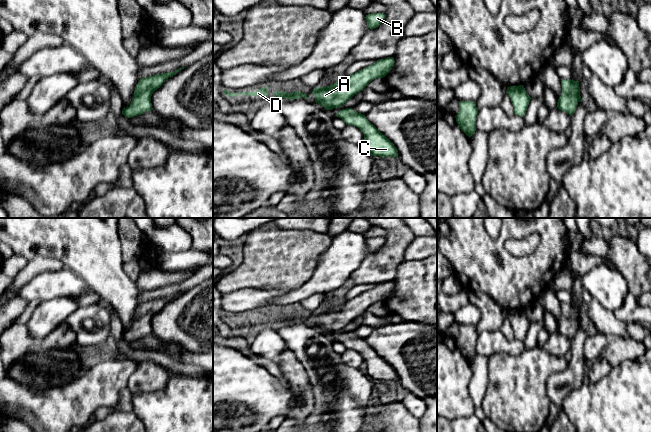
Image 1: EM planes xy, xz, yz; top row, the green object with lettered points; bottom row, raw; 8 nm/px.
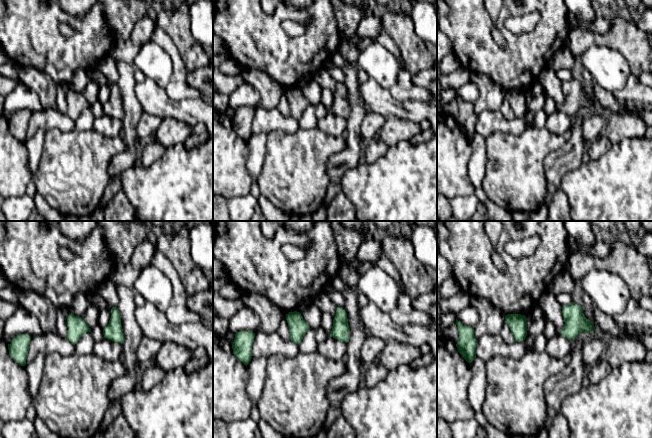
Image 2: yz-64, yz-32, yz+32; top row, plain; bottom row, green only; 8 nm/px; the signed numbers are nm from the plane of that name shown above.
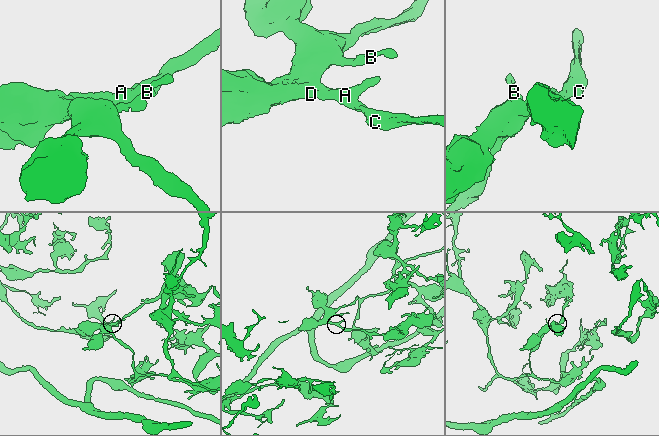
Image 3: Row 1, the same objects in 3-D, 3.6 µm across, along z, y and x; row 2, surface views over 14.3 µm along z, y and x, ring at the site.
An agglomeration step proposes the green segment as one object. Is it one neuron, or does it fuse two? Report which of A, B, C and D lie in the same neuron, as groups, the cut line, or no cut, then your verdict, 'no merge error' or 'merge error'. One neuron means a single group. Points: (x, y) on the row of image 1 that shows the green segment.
A B C D | no cut | no merge error

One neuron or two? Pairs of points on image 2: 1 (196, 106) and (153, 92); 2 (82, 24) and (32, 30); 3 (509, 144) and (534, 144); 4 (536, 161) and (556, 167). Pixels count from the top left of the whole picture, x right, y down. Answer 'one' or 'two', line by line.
1: one
2: one
3: one
4: two

